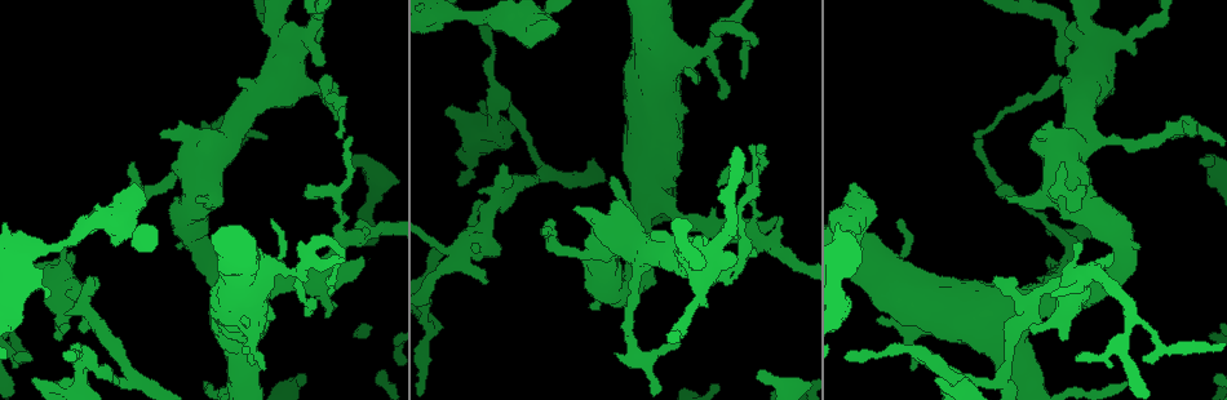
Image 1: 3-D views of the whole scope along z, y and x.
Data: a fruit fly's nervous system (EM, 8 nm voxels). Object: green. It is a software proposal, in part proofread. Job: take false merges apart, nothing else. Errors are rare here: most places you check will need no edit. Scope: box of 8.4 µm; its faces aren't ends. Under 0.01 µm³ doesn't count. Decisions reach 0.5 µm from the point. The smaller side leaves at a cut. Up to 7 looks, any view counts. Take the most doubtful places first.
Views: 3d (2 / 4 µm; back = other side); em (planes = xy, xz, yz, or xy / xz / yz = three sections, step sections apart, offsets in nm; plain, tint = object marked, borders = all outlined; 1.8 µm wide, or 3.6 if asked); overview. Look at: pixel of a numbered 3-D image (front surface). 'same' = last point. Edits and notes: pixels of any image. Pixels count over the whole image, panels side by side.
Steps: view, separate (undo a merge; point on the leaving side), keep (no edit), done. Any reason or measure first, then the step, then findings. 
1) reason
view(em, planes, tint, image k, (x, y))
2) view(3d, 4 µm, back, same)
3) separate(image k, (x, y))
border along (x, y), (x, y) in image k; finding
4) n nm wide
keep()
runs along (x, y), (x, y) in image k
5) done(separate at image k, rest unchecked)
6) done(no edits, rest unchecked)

three-way junction
view(em, planes, tint, image 1, (499, 106))

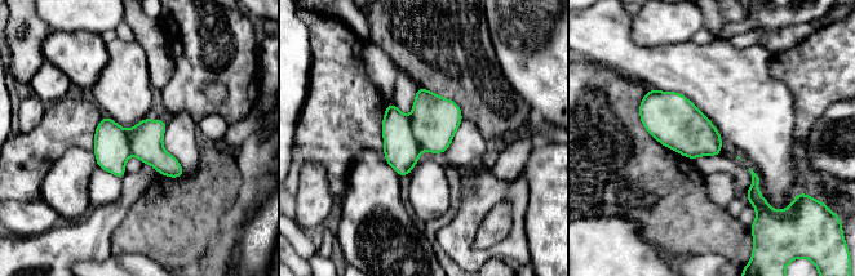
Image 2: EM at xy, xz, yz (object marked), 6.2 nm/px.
separate(image 2, (402, 151))
two neurons meet here

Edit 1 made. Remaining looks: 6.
sudden change in width
view(em, 3.6 µm, planes, tint, image 1, (279, 33))

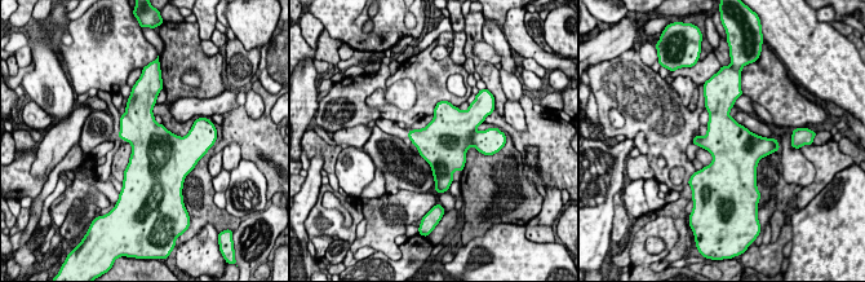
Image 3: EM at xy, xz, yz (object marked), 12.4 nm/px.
keep()
all the same neuron

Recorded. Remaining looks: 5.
done(separate at image 2, rest unchecked)

